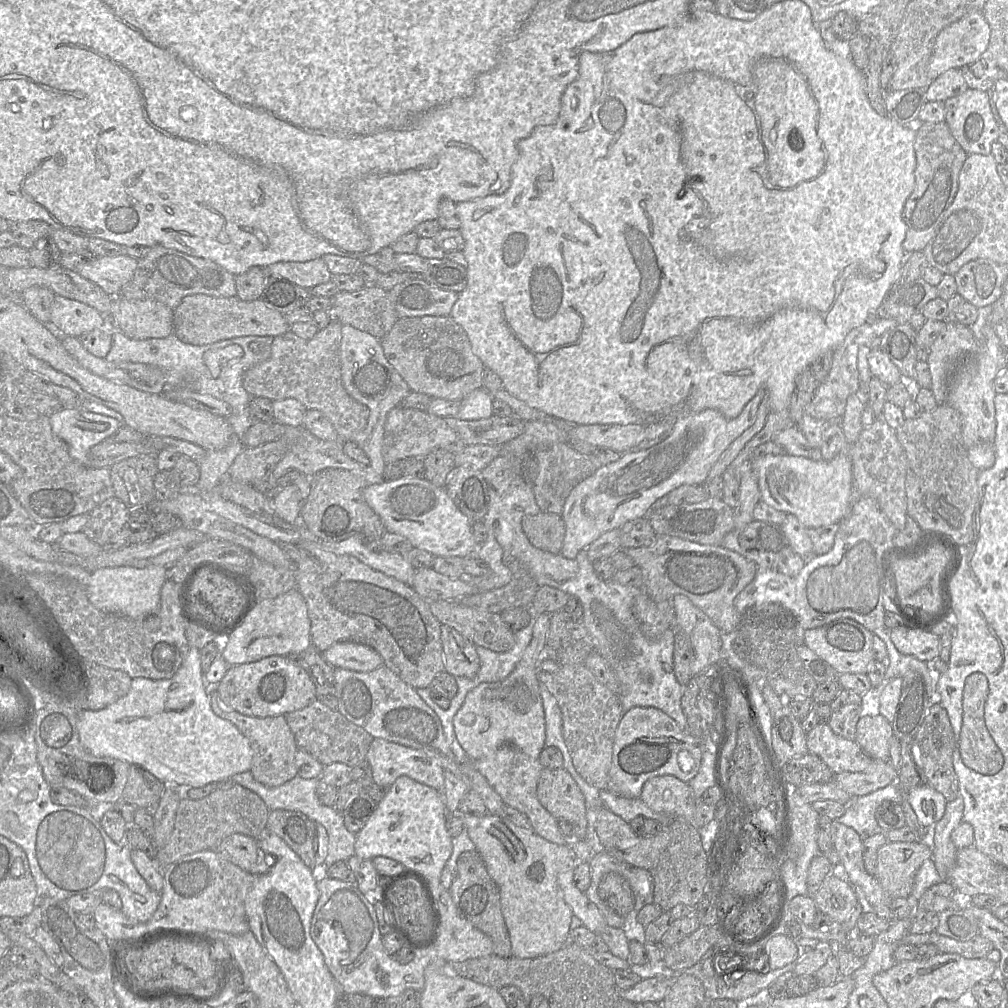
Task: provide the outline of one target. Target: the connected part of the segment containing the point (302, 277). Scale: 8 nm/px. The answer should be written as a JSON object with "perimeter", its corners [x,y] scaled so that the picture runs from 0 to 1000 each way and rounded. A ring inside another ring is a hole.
{"perimeter":[[[318,255],[302,260],[274,260],[261,267],[264,273],[264,283],[268,273],[286,276],[304,287],[309,287],[329,277],[329,271]]]}

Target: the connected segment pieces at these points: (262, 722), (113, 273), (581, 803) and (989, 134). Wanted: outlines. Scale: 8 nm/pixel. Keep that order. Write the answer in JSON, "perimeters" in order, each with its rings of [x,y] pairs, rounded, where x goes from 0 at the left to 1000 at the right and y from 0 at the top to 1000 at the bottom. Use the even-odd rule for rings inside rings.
{"perimeters":[[[[213,681],[207,682],[207,691],[211,706],[216,711],[232,718],[246,732],[251,743],[248,766],[255,776],[266,781],[275,781],[295,769],[293,749],[297,742],[283,710],[259,712],[241,709],[232,705],[219,694],[216,687],[213,685]]],[[[128,253],[98,254],[86,257],[75,265],[75,270],[95,281],[105,291],[116,294],[131,278],[137,258]]],[[[539,761],[533,778],[533,792],[536,798],[553,813],[560,813],[568,820],[567,832],[579,833],[582,829],[581,793],[566,768],[560,762]]],[[[960,87],[956,92],[937,100],[938,107],[938,121],[955,147],[961,153],[981,154],[984,142],[989,140],[991,127],[983,110],[979,90]]]]}

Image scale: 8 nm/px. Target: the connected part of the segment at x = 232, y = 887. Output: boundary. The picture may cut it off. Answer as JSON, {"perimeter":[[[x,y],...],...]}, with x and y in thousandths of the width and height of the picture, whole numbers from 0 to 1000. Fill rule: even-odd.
{"perimeter":[[[210,843],[185,848],[162,862],[163,879],[160,895],[145,915],[128,912],[120,903],[100,896],[92,905],[94,920],[108,935],[136,930],[158,920],[209,928],[205,924],[219,924],[238,928],[248,923],[242,894],[252,876],[253,869],[232,858]]]}

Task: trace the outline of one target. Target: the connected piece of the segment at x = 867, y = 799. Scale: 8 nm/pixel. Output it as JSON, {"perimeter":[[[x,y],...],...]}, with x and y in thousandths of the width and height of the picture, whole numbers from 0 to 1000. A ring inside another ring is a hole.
{"perimeter":[[[888,777],[856,790],[845,791],[840,798],[838,808],[830,814],[846,821],[855,831],[868,827],[872,819],[869,813],[870,802],[878,794],[895,798],[896,786]]]}

